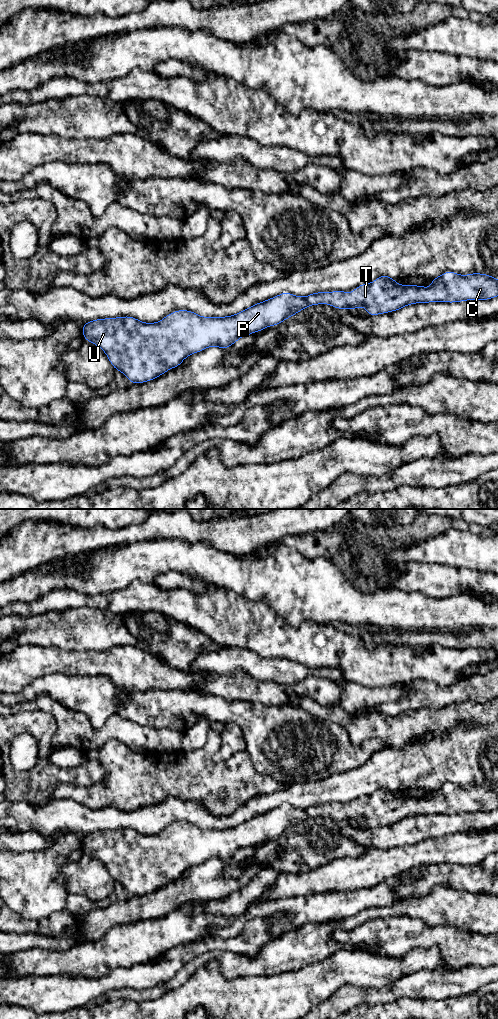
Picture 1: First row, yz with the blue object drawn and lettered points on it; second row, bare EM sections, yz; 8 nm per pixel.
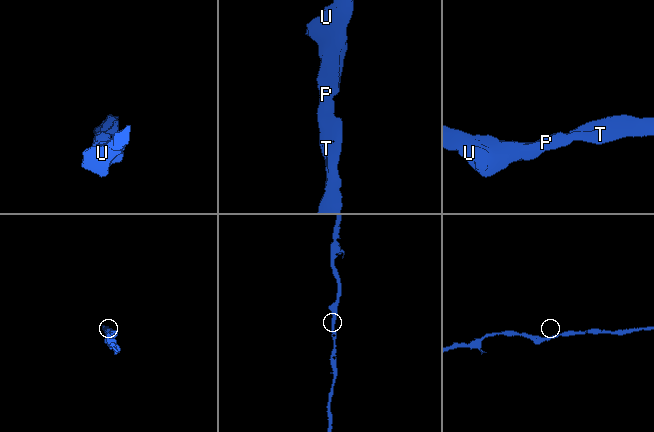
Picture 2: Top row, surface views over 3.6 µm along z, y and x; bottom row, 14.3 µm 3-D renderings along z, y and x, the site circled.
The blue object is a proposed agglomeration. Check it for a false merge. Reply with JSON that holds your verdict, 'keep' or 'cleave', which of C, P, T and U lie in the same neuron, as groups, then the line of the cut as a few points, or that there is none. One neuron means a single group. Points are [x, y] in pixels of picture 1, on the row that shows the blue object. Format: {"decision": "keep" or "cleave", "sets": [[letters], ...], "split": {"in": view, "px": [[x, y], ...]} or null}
{"decision": "keep", "sets": [["C", "P", "T", "U"]], "split": null}

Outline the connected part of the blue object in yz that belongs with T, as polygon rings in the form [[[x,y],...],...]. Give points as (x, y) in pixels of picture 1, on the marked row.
[[[446,271],[440,277],[432,278],[431,281],[432,286],[430,288],[417,285],[398,285],[390,276],[380,275],[374,282],[370,284],[364,283],[356,287],[353,293],[347,293],[346,291],[317,292],[306,297],[299,297],[289,292],[283,292],[267,301],[252,305],[248,309],[238,312],[236,315],[225,317],[201,317],[192,311],[177,310],[156,323],[143,323],[130,316],[96,319],[84,323],[82,333],[84,340],[97,345],[106,353],[115,370],[122,372],[133,384],[138,384],[156,379],[169,369],[178,367],[186,357],[193,353],[198,353],[210,346],[216,346],[222,349],[228,348],[241,337],[266,329],[268,326],[279,325],[285,319],[312,305],[329,304],[336,309],[358,309],[360,306],[364,306],[368,316],[371,316],[400,310],[406,305],[414,305],[419,302],[430,303],[442,301],[454,303],[466,300],[489,300],[498,296],[498,280],[487,274],[472,273],[459,275],[452,271]]]

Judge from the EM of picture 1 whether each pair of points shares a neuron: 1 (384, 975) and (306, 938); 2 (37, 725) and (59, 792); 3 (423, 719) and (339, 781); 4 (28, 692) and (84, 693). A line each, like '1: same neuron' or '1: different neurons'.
1: different neurons
2: different neurons
3: different neurons
4: same neuron

